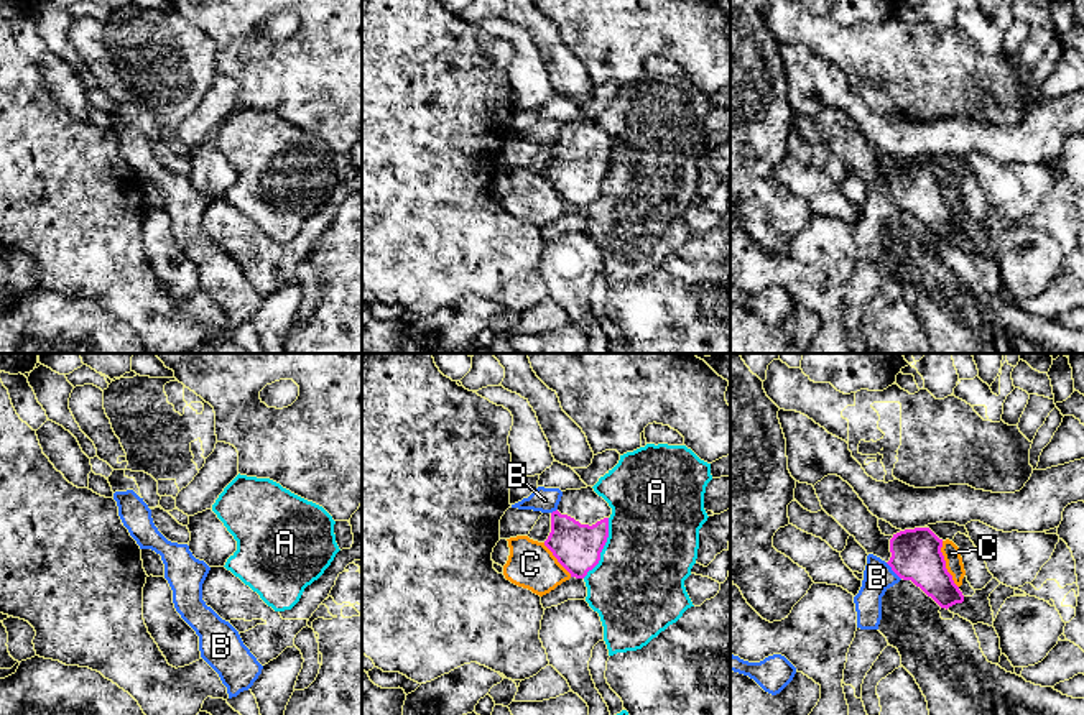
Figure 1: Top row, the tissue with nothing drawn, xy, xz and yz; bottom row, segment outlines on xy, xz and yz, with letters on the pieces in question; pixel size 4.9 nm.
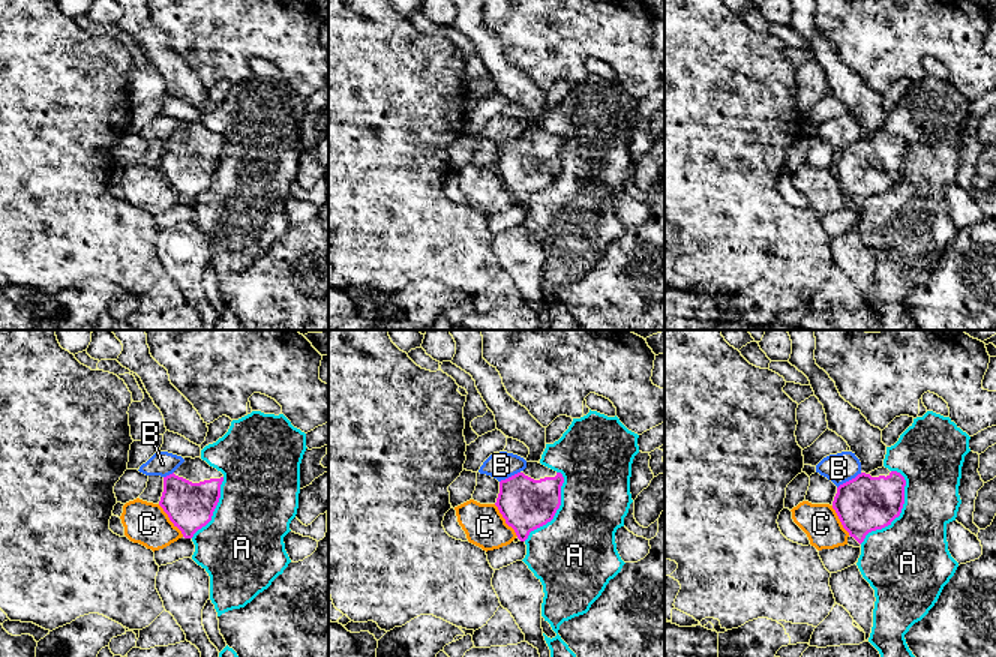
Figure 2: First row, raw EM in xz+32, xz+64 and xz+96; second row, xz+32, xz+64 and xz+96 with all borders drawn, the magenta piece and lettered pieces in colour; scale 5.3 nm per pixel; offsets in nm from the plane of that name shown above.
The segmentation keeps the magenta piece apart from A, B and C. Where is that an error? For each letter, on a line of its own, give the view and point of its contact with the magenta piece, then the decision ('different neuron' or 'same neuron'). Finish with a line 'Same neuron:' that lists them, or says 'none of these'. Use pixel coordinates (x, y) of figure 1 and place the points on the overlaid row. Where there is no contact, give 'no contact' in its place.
A: meets magenta in xz at (602, 548); different neuron
B: meets magenta in yz at (892, 569); different neuron
C: meets magenta in yz at (945, 564); different neuron
Same neuron: none of these

